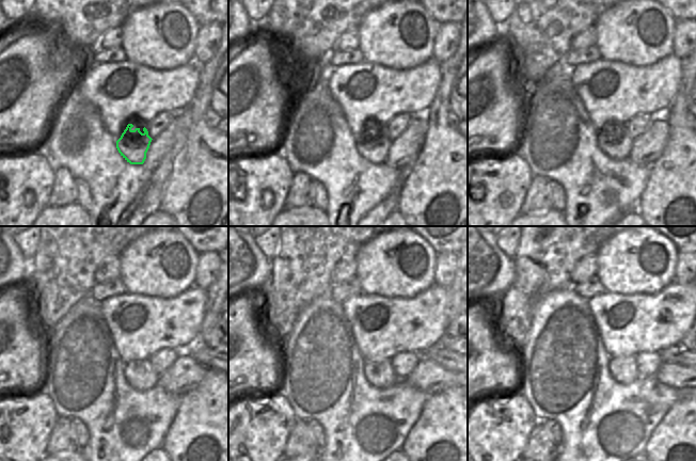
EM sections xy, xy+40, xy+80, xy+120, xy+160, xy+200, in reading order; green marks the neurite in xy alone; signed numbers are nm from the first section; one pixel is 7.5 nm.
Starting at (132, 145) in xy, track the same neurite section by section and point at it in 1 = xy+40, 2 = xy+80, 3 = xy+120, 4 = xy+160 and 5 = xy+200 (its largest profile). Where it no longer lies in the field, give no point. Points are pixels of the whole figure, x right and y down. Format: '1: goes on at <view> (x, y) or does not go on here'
1: goes on at xy+40 (373, 145)
2: goes on at xy+80 (614, 141)
3: goes on at xy+120 (139, 375)
4: goes on at xy+160 (378, 375)
5: goes on at xy+200 (623, 369)

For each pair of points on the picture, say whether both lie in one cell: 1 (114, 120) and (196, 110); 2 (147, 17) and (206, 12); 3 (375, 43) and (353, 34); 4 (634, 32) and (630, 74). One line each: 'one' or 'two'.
1: two
2: two
3: two
4: two

